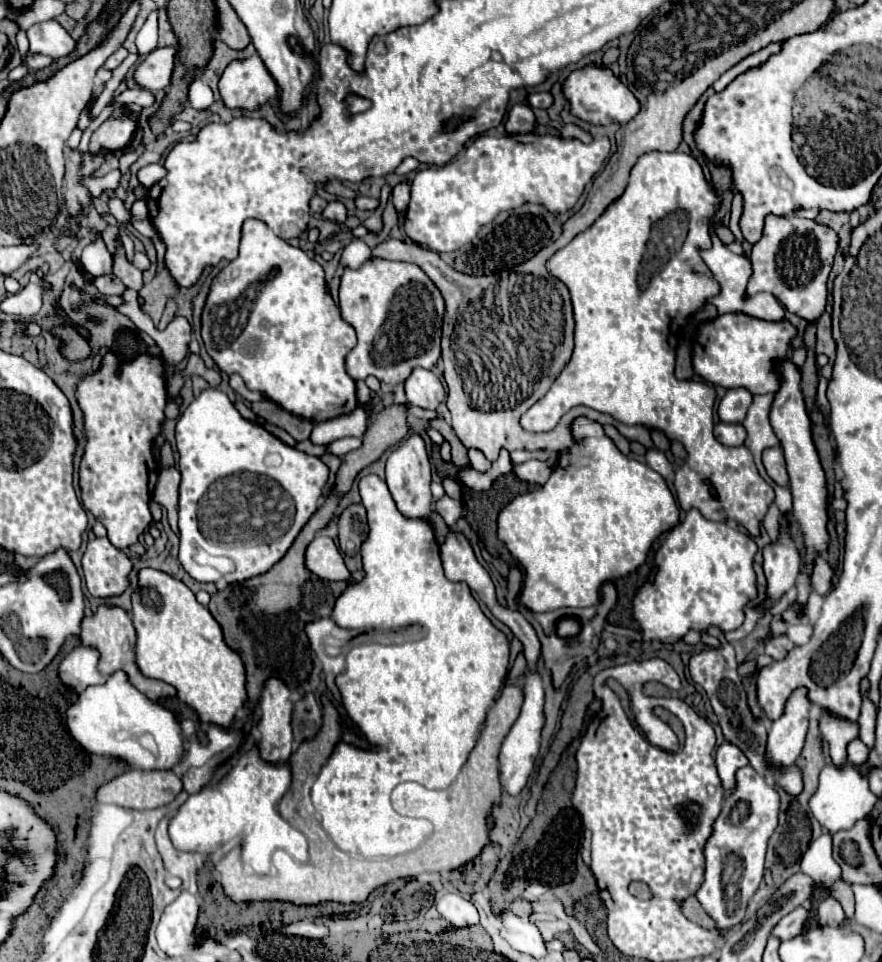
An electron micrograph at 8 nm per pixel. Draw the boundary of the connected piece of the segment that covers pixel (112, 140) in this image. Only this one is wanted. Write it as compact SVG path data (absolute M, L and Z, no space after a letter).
M123 113L117 119L107 119L93 135L91 135L91 143L89 143L89 153L97 153L101 149L107 151L117 151L123 149L133 133L137 129L137 123L133 119L129 119L127 113Z

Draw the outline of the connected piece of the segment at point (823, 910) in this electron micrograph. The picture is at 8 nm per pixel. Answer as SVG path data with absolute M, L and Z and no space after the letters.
M827 897L821 905L819 905L819 923L821 925L831 925L831 927L837 927L841 925L845 919L843 915L843 907L837 899L833 897Z

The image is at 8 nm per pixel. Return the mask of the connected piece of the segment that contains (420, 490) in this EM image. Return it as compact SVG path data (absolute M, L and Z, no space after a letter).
M413 435L409 441L405 441L397 451L391 453L387 459L387 487L393 495L393 501L397 503L397 509L407 519L427 519L431 515L431 465L425 451L425 443L419 435Z

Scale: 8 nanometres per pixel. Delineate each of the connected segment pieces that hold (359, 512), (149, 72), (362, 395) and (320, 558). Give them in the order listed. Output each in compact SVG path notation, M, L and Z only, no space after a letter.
M349 505L339 519L339 549L353 557L361 551L367 535L367 517L363 505Z
M163 47L163 49L153 49L133 71L133 81L149 91L155 89L165 89L171 83L171 71L173 71L173 61L175 61L177 47Z
M357 381L357 399L359 399L359 407L363 407L365 403L369 403L373 397L375 397L375 393L373 393L363 381Z
M319 535L307 545L305 569L327 581L345 581L353 585L349 569L343 563L343 557L329 535Z

